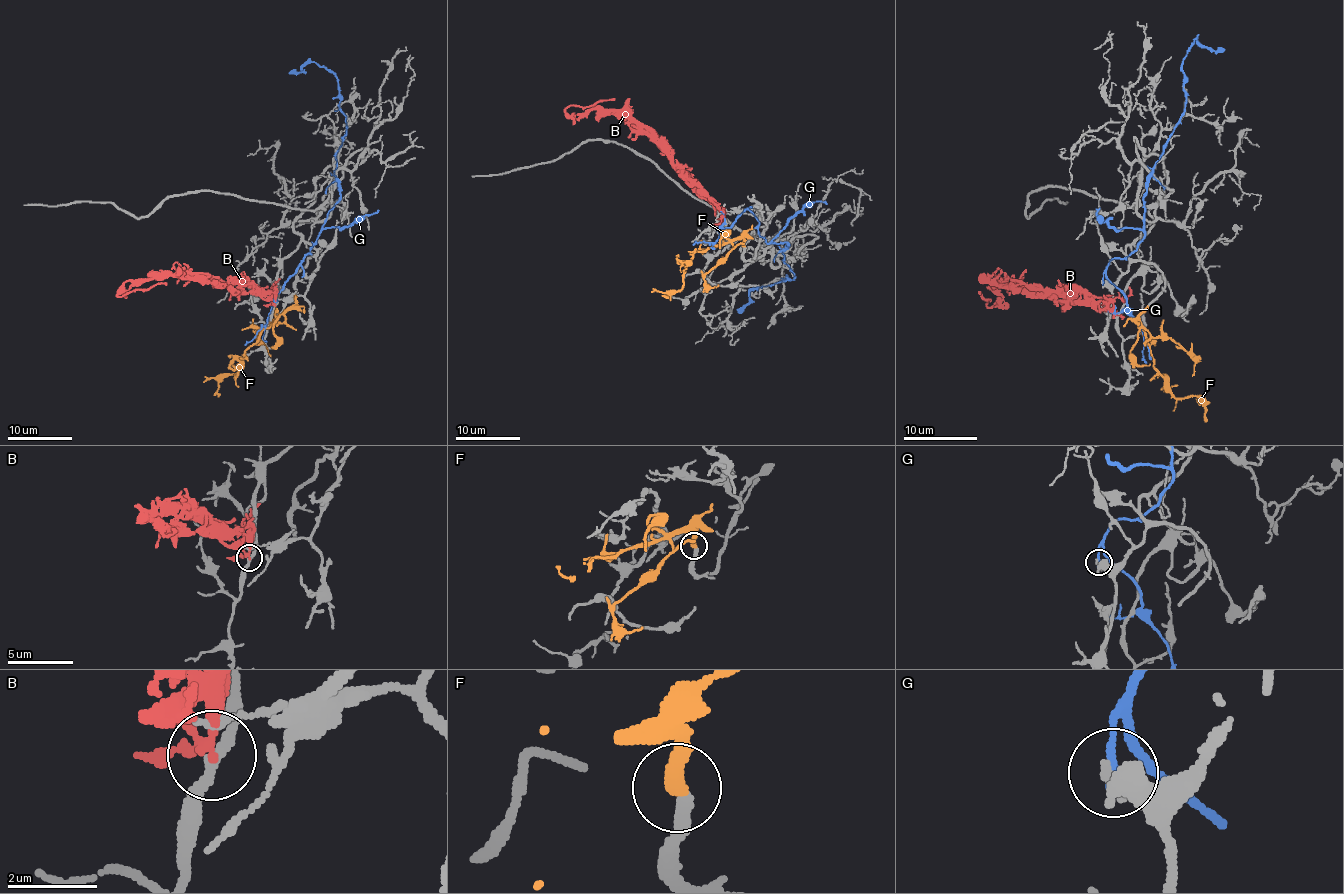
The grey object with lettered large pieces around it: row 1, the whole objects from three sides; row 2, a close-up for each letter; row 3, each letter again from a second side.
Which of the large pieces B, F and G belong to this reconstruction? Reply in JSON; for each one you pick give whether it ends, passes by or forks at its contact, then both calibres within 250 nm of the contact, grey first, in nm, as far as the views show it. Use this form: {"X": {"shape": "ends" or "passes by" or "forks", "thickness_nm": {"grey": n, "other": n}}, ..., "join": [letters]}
{"F": {"shape": "ends", "thickness_nm": {"grey": 240, "other": 360}}, "join": ["F"]}

